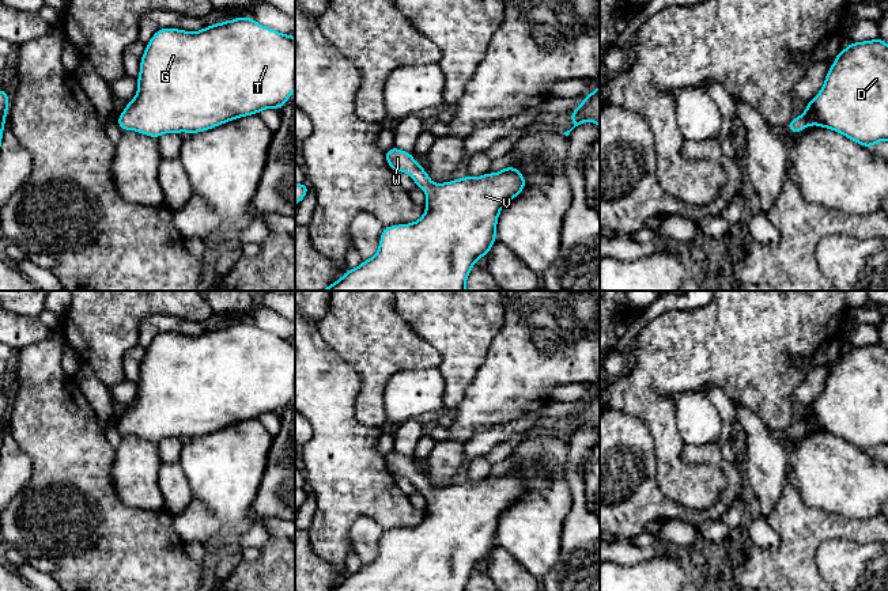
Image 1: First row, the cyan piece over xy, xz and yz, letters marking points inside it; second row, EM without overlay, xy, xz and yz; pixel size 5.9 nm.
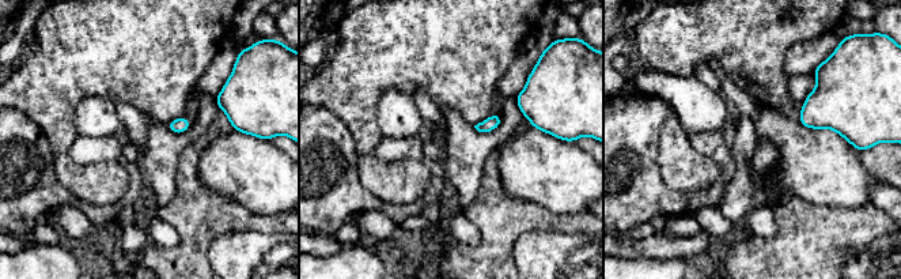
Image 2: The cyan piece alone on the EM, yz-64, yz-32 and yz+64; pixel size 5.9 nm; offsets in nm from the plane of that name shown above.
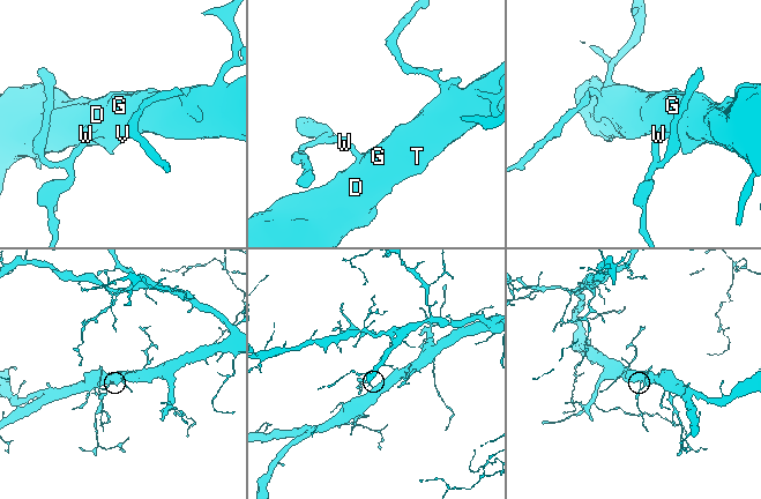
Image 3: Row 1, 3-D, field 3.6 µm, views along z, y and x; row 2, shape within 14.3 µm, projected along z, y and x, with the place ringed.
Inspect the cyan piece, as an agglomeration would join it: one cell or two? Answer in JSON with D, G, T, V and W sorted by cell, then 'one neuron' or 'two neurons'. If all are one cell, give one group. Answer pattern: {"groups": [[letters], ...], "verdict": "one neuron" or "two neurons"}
{"groups": [["D", "G", "T", "V", "W"]], "verdict": "one neuron"}

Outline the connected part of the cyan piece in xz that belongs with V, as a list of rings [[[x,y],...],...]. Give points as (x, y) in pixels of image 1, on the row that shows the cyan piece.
[[[393,145],[385,152],[385,158],[393,171],[407,173],[416,186],[424,190],[427,197],[424,215],[415,223],[383,227],[377,254],[363,259],[358,268],[347,269],[340,280],[321,291],[466,291],[466,279],[475,262],[487,257],[496,240],[496,224],[502,208],[526,187],[525,177],[517,167],[507,166],[495,174],[485,173],[477,178],[465,175],[445,183],[432,183],[412,152]]]

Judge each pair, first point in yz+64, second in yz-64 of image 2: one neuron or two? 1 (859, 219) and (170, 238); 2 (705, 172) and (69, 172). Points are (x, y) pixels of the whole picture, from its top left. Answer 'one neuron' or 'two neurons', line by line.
1: two neurons
2: one neuron

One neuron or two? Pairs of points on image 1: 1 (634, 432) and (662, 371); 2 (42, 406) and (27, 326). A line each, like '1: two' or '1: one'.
1: two
2: two

